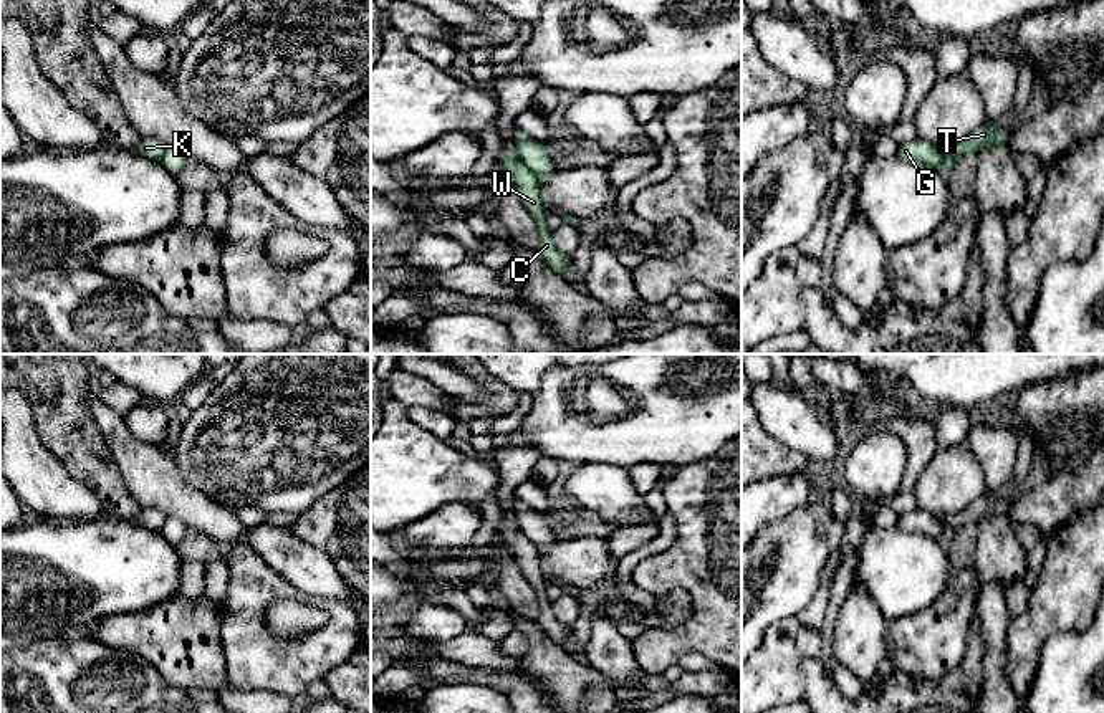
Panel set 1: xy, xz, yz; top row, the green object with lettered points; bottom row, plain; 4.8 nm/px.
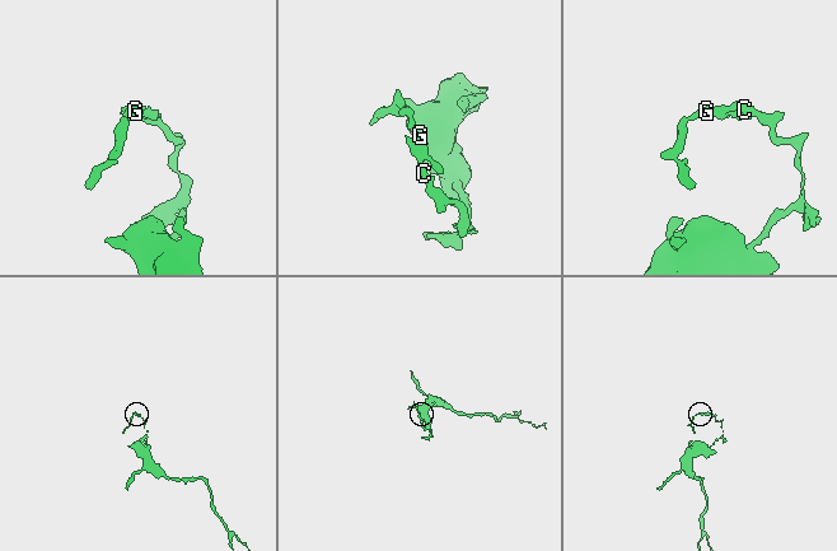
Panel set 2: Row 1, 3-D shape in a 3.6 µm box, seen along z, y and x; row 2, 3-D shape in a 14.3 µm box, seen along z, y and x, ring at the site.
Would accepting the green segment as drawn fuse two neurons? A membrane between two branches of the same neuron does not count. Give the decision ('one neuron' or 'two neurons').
two neurons

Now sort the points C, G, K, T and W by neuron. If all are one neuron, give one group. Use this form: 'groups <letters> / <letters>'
groups C K T W / G

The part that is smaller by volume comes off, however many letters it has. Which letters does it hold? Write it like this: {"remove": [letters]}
{"remove": ["G"]}

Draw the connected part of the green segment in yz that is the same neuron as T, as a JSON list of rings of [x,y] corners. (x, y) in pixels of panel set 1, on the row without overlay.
[[[983,495],[958,514],[935,514],[935,518],[940,523],[950,524],[953,528],[962,528],[967,524],[977,524],[980,519],[995,514],[1010,519],[1010,501],[1000,500],[993,495]]]

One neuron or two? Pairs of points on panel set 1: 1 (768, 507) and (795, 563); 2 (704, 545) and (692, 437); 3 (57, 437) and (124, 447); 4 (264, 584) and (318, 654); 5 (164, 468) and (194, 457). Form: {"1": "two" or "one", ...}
{"1": "two", "2": "two", "3": "two", "4": "one", "5": "two"}

